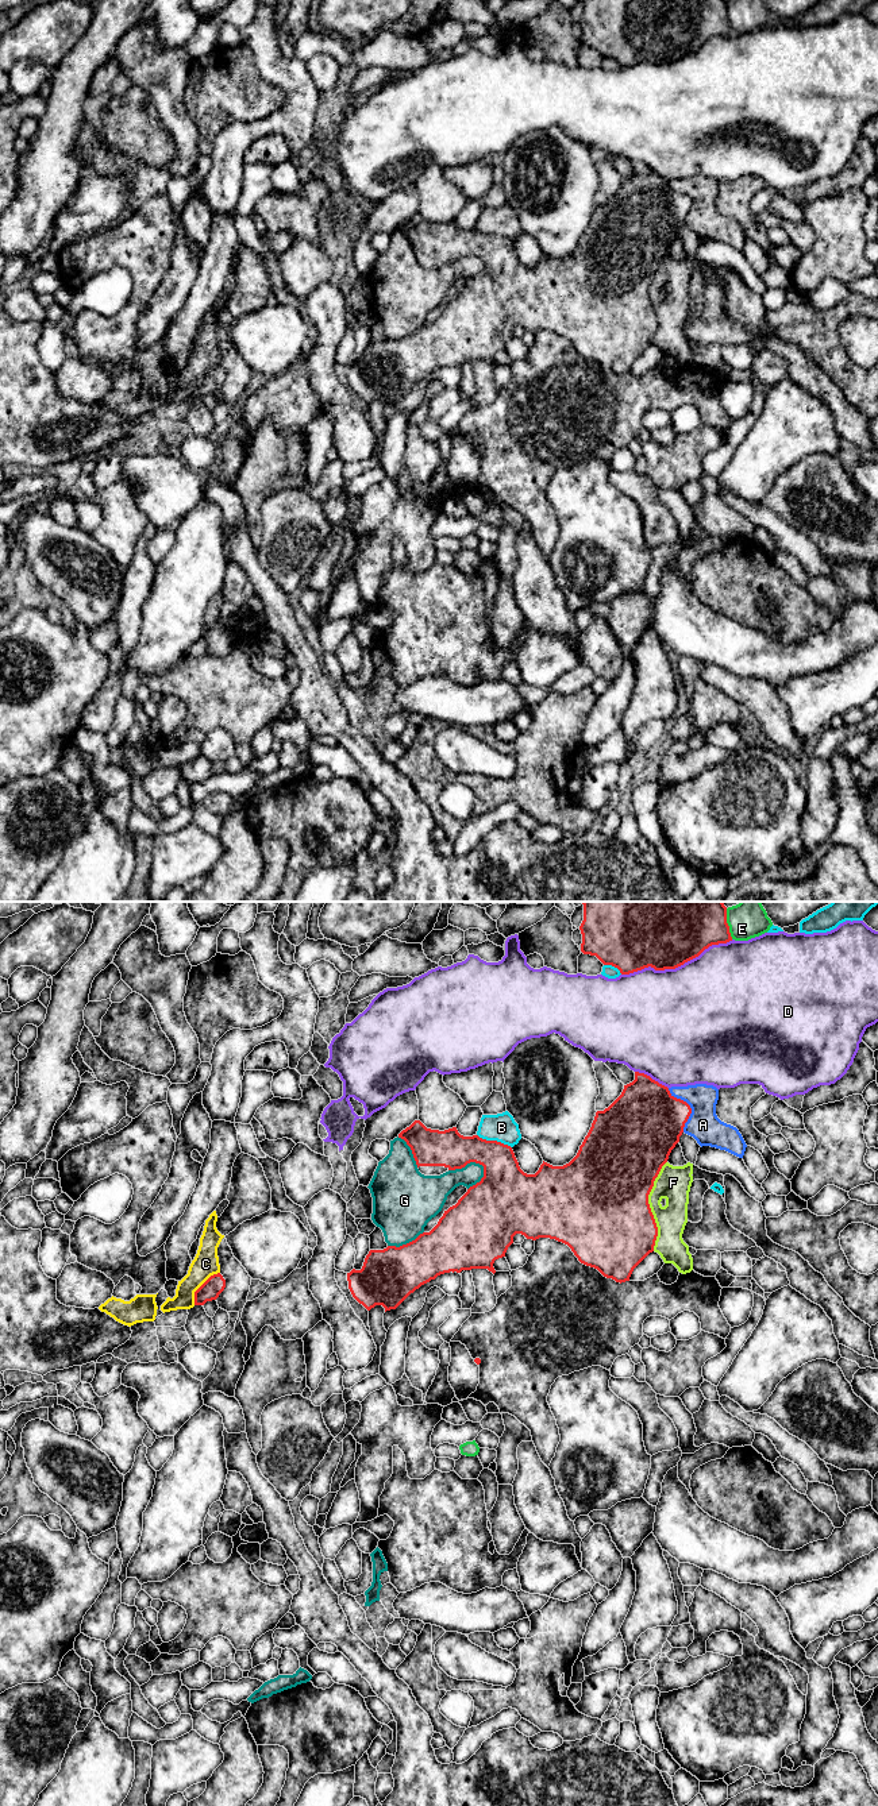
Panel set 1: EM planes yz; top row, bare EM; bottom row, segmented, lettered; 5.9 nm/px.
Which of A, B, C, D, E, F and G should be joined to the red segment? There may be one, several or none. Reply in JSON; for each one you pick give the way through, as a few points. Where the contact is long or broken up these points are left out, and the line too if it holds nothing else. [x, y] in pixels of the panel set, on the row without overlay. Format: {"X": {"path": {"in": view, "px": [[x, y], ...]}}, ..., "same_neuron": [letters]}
{"same_neuron": []}

